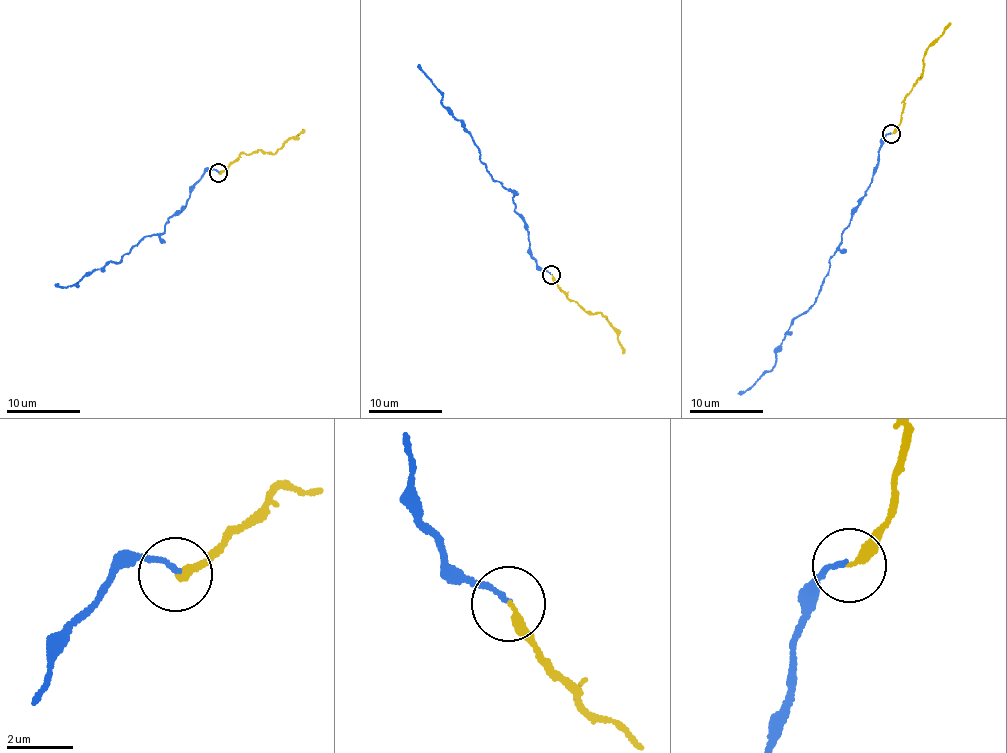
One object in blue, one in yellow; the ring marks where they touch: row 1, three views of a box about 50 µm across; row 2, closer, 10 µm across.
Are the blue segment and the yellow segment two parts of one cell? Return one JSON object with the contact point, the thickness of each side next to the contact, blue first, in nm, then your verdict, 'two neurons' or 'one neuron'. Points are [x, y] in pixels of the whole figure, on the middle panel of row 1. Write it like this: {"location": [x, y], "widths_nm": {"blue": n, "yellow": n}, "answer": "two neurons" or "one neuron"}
{"location": [551, 275], "widths_nm": {"blue": 140, "yellow": 280}, "answer": "one neuron"}

